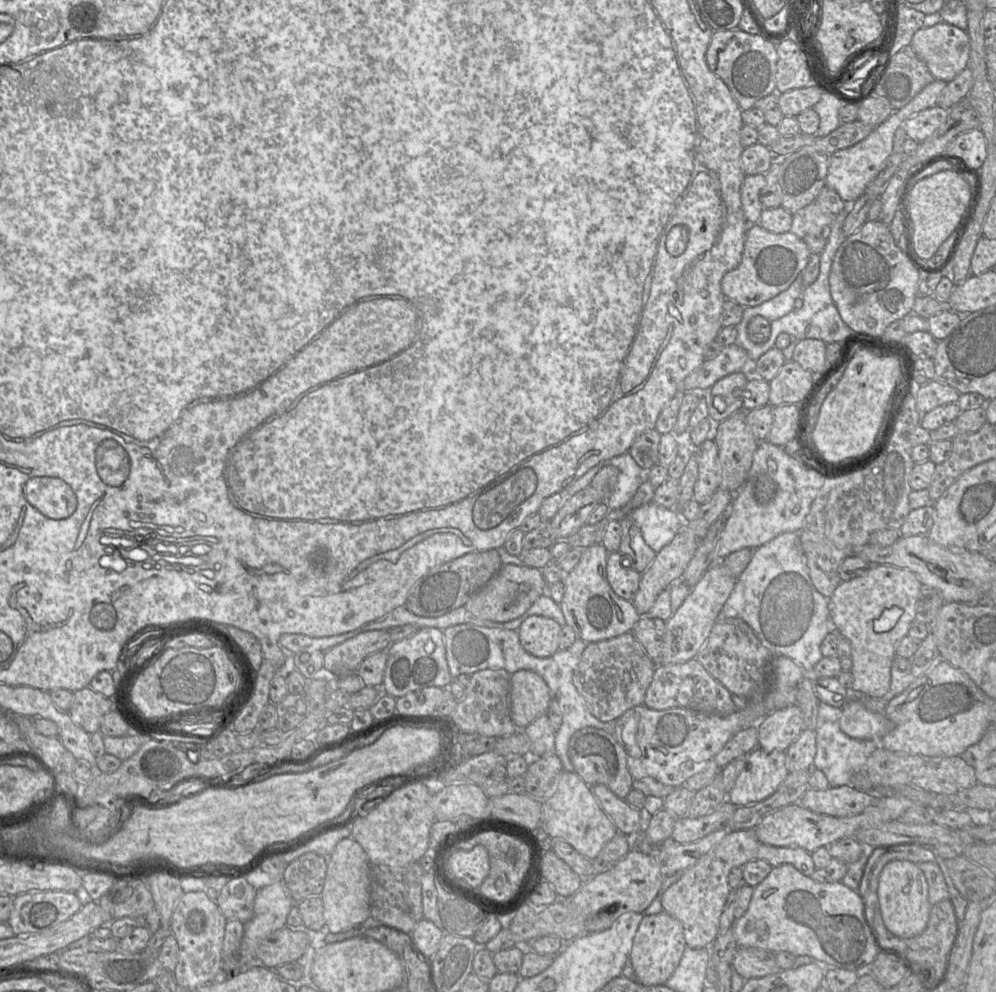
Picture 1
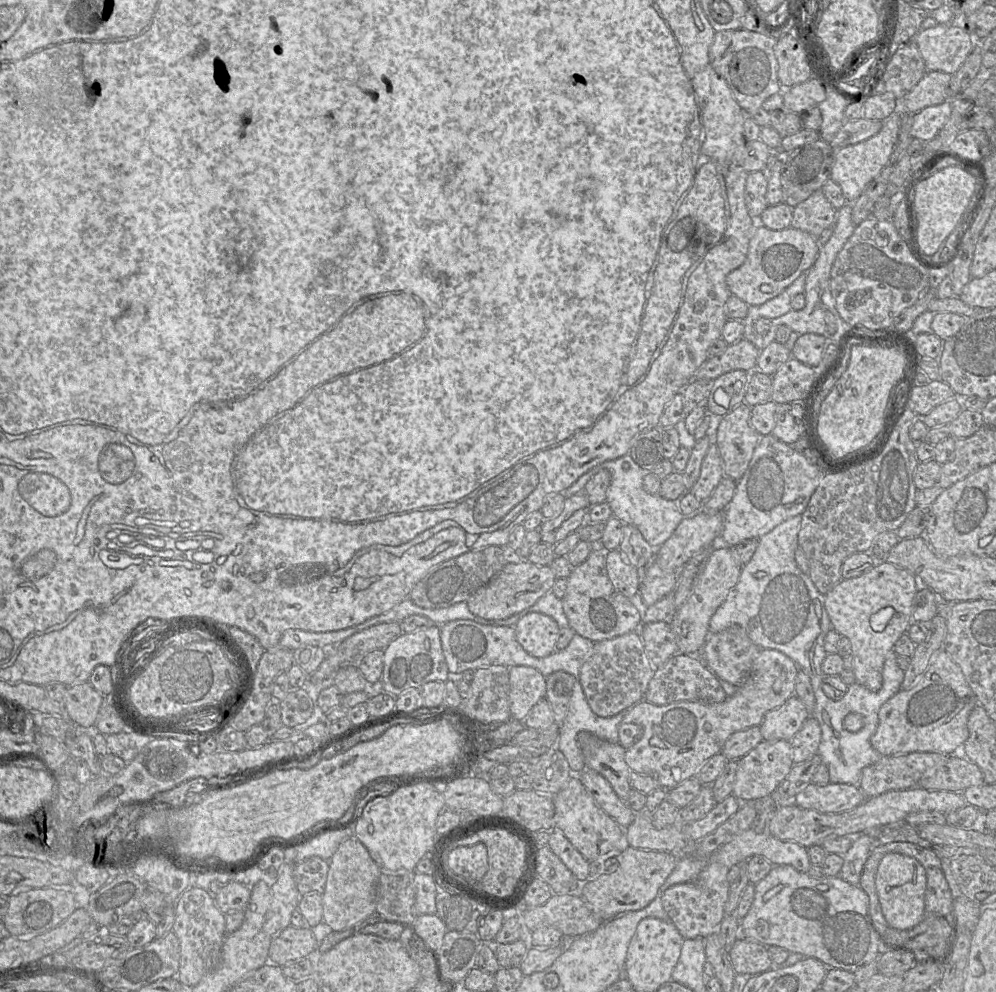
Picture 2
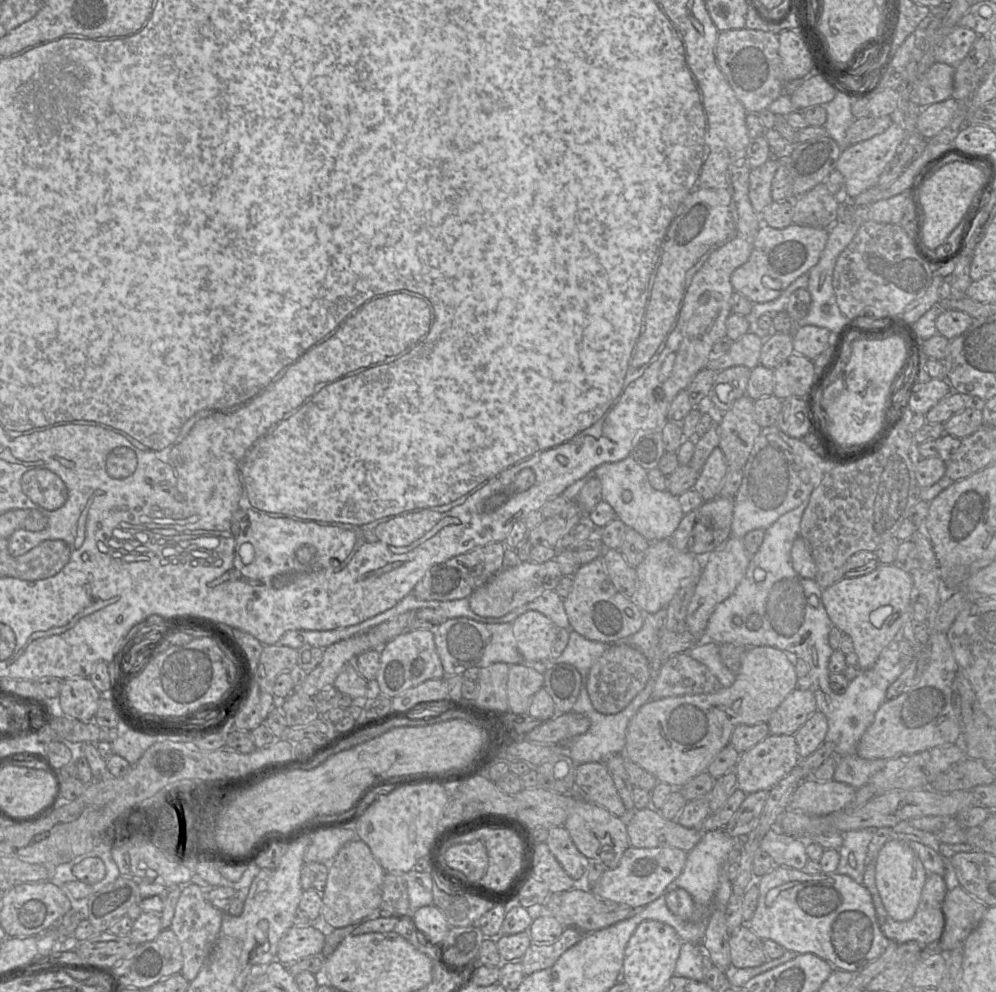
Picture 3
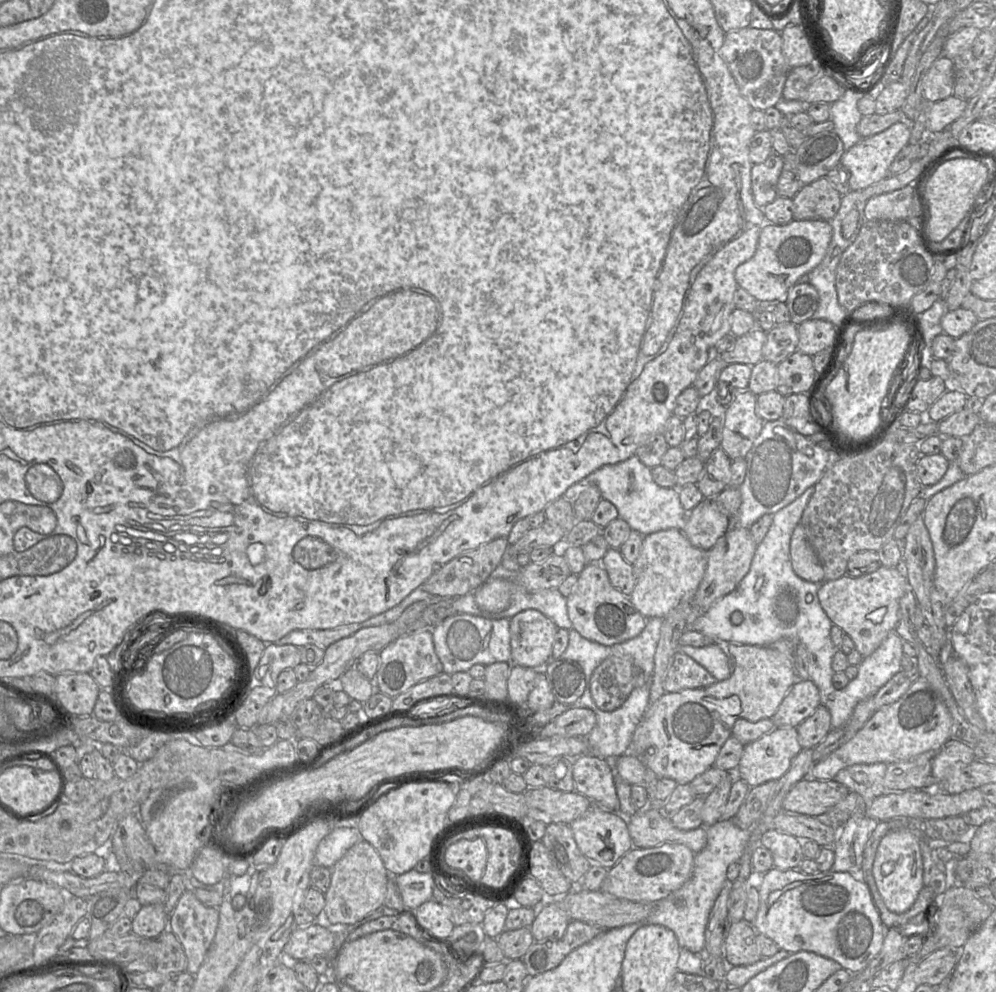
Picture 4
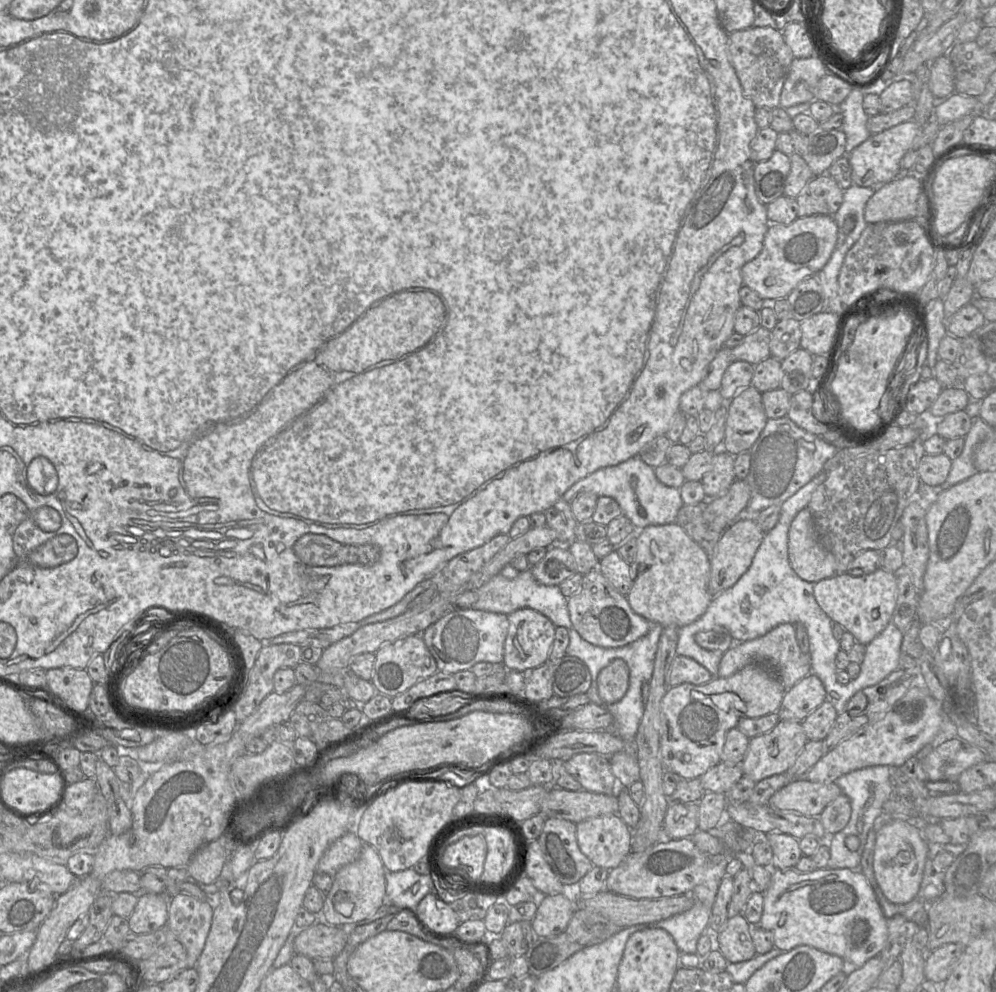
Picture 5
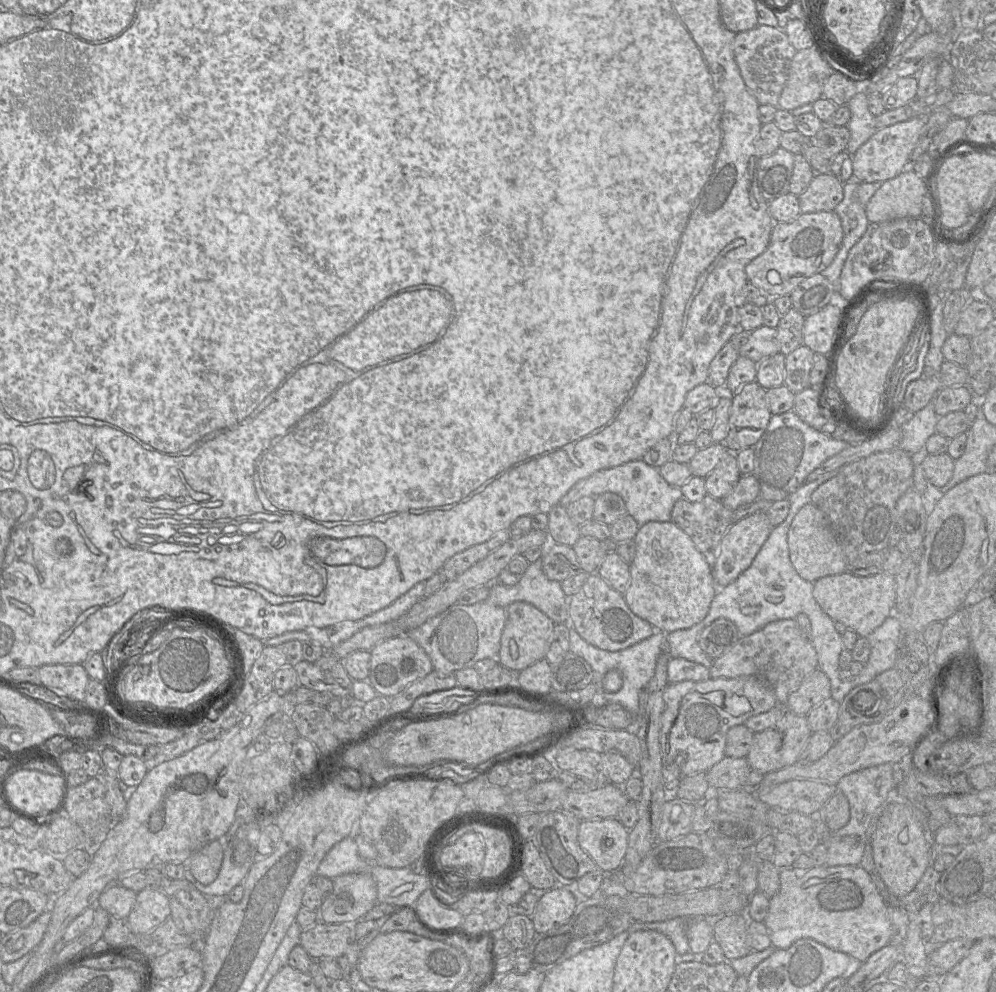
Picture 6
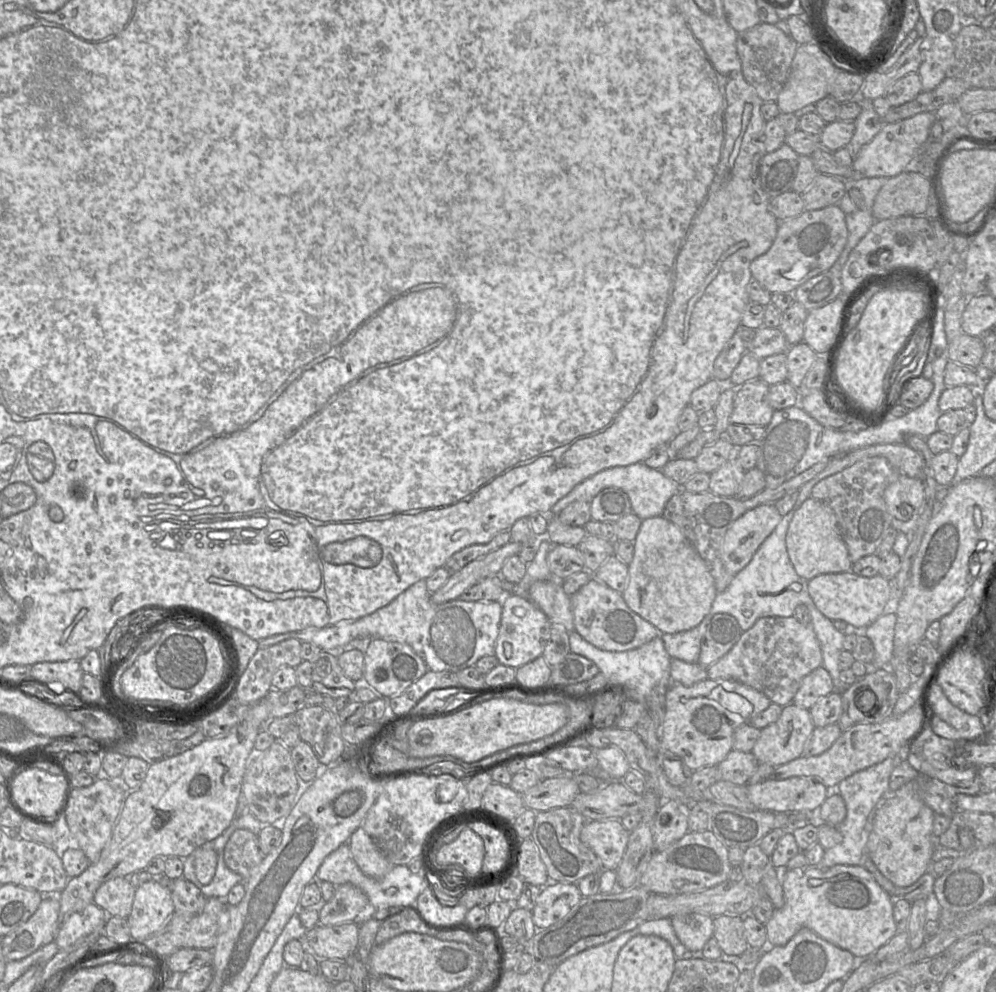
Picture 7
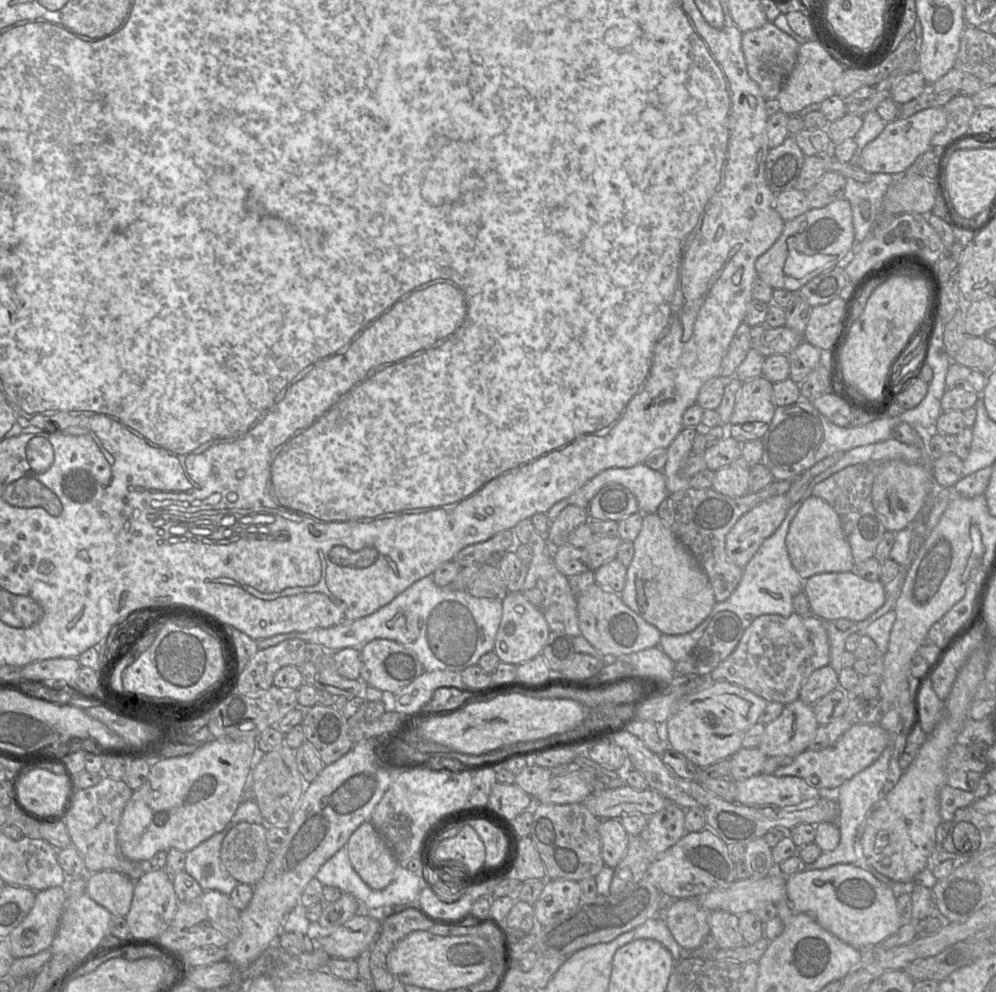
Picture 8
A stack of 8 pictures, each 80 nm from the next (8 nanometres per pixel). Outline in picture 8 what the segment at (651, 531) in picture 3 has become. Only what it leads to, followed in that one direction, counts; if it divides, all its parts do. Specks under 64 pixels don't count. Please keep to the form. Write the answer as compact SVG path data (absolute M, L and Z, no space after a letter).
M644 463L629 468L609 468L587 481L581 488L576 490L569 497L555 503L545 513L549 522L552 523L566 506L576 505L578 507L588 507L591 499L603 486L607 484L620 484L630 490L637 500L639 507L638 512L642 514L656 513L661 502L669 495L662 471L655 471L646 466Z

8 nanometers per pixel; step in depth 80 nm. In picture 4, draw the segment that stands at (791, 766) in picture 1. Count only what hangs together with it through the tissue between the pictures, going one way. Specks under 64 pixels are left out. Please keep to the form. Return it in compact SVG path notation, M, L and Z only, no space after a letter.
M824 705L797 727L798 742L803 749L815 748L831 730L831 715Z

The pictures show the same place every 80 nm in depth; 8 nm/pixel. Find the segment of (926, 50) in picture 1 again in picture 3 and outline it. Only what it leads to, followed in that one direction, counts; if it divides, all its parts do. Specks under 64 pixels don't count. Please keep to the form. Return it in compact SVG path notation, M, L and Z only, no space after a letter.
M956 26L935 48L935 62L955 67L967 56L978 37L973 30Z

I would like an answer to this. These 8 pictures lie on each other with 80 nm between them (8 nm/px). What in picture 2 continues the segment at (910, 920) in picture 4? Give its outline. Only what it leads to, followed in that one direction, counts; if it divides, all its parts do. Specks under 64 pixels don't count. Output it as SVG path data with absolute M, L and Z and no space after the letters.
M940 868L926 869L925 917L915 927L908 930L898 930L883 924L878 917L878 933L884 948L904 948L914 953L916 961L935 960L944 962L952 950L955 937L955 919L953 913L953 897Z

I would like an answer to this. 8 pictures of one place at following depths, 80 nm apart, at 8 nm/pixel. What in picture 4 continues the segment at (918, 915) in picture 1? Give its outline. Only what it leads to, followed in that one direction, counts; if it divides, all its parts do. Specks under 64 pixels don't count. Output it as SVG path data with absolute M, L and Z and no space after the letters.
M911 827L888 832L878 845L872 872L886 907L897 914L908 911L924 887L920 836Z

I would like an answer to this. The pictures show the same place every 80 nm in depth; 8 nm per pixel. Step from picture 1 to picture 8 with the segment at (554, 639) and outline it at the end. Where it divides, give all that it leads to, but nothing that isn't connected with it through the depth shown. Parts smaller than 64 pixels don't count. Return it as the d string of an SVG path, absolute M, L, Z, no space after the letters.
M508 592L502 600L502 618L493 651L501 662L519 665L541 654L549 632L550 629L543 614L522 592Z

